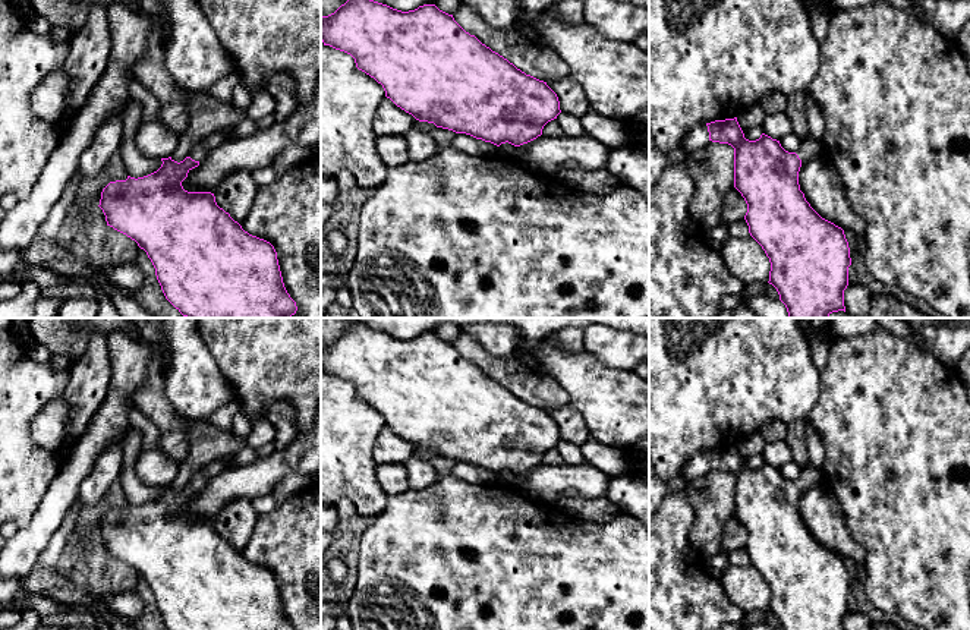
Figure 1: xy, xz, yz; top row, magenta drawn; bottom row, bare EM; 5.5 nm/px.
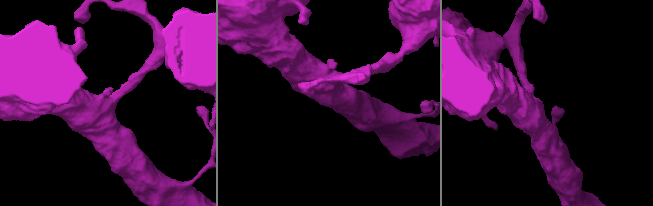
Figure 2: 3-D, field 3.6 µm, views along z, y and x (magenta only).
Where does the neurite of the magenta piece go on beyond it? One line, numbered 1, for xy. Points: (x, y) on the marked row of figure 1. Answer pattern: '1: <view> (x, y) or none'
1: xy (198, 153)

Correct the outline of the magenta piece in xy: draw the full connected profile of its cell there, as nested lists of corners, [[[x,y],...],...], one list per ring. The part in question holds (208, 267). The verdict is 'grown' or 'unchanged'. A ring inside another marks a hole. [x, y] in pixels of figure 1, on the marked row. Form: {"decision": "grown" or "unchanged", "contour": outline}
{"decision": "grown", "contour": [[[198,141],[180,163],[161,158],[161,167],[148,176],[110,182],[98,205],[107,226],[147,252],[166,299],[183,316],[290,318],[297,306],[284,287],[274,246],[245,231],[217,205],[214,193],[183,189],[182,182],[207,154]]]}

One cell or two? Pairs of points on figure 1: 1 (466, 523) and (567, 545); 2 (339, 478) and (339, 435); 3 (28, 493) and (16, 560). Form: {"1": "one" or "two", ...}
{"1": "one", "2": "one", "3": "two"}

